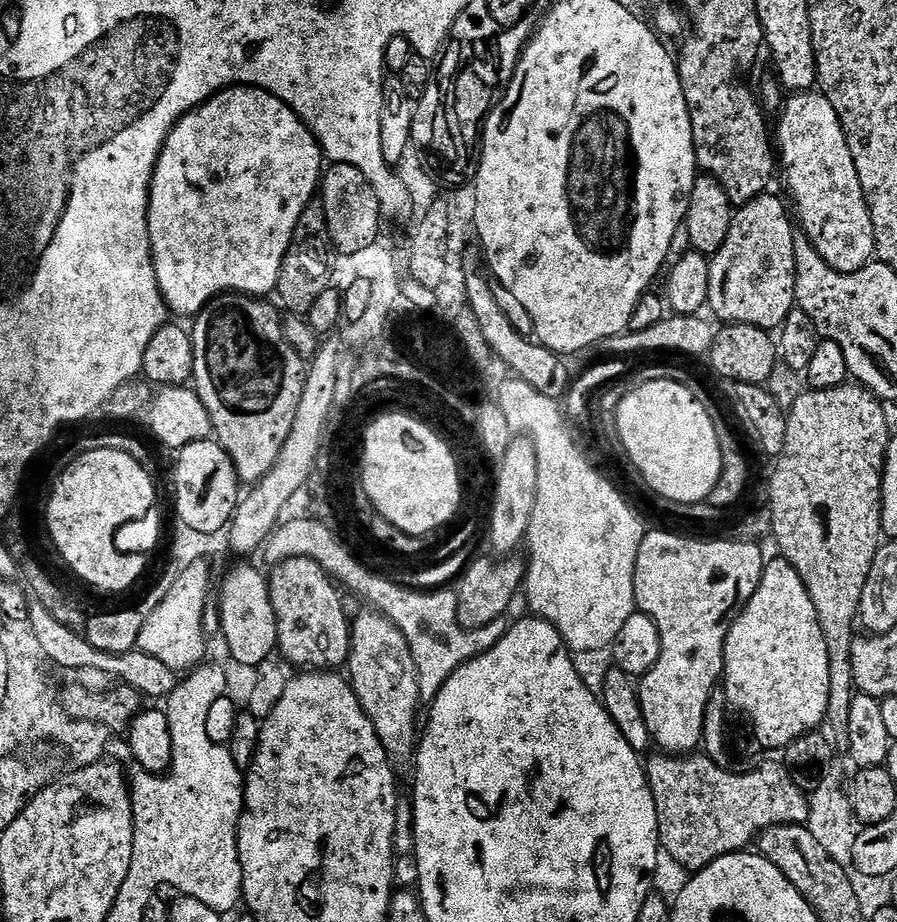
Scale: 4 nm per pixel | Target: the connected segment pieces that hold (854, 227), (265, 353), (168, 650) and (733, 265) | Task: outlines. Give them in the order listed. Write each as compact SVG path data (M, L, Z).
M816 90L792 94L785 99L778 119L780 125L774 128L778 164L792 191L791 203L799 227L834 270L856 272L865 268L876 256L876 235L862 194L862 182L858 182L858 170L834 106Z
M225 294L207 304L200 311L199 316L195 317L194 323L191 325L190 331L192 341L194 342L194 390L202 398L202 406L206 406L206 410L210 414L210 422L216 443L222 445L226 450L226 454L230 454L230 458L234 462L234 470L238 474L241 485L255 486L264 476L270 474L270 470L279 460L279 452L283 448L283 444L290 436L291 427L294 426L295 411L298 410L298 404L302 399L306 375L306 361L298 355L294 350L294 346L290 346L290 342L284 333L284 321L282 312L275 303L269 302L264 298L253 298L250 296L241 296L239 294Z
M194 562L175 578L177 580L168 592L163 593L161 604L142 626L138 648L150 654L150 658L158 658L158 662L170 666L172 672L184 674L205 659L204 651L208 644L204 641L204 611L208 608L208 591L212 588L212 580L208 577L207 566L200 562Z
M772 195L759 196L750 203L739 205L735 209L730 234L726 234L726 243L722 245L722 250L718 250L716 256L711 257L708 266L710 290L708 291L707 307L710 312L712 308L713 314L724 324L749 324L765 330L776 330L790 315L796 303L794 220L790 215L789 205L787 203L784 205L778 197Z

